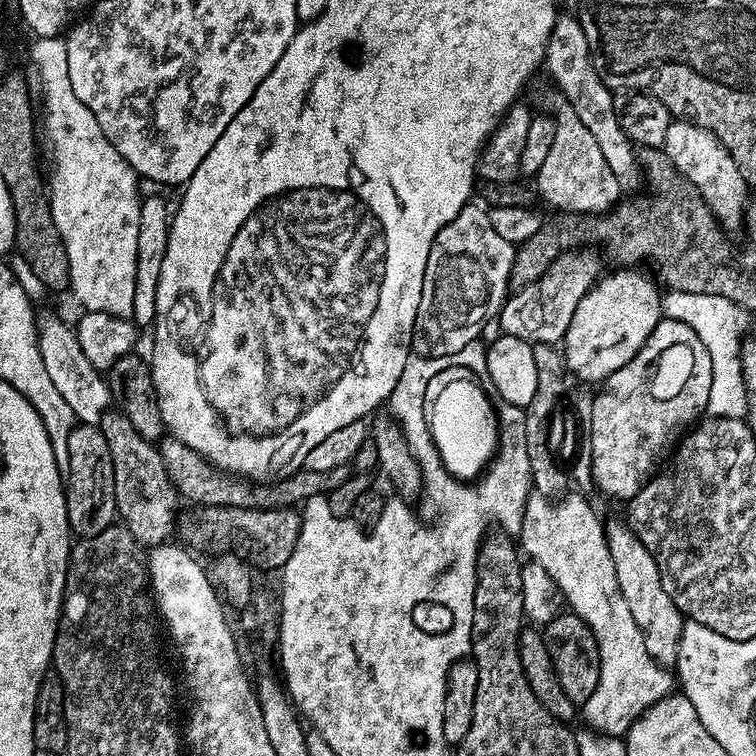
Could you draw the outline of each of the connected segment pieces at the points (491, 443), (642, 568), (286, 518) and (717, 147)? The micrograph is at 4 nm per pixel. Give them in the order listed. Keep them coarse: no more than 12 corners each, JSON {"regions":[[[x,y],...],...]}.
{"regions":[[[434,374],[430,448],[462,478],[490,474],[502,444],[492,397]],[[627,523],[606,528],[646,650],[675,665],[686,617]],[[196,506],[185,545],[283,569],[298,546],[296,508]],[[676,118],[663,149],[720,227],[746,224],[750,189],[734,158]]]}

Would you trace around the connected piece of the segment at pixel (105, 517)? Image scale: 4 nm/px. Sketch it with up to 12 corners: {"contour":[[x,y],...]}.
{"contour":[[95,424],[68,434],[68,526],[117,523],[110,446]]}

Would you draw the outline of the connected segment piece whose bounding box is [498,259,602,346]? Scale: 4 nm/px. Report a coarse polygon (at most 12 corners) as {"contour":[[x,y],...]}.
{"contour":[[556,260],[509,295],[501,333],[563,341],[596,264]]}

